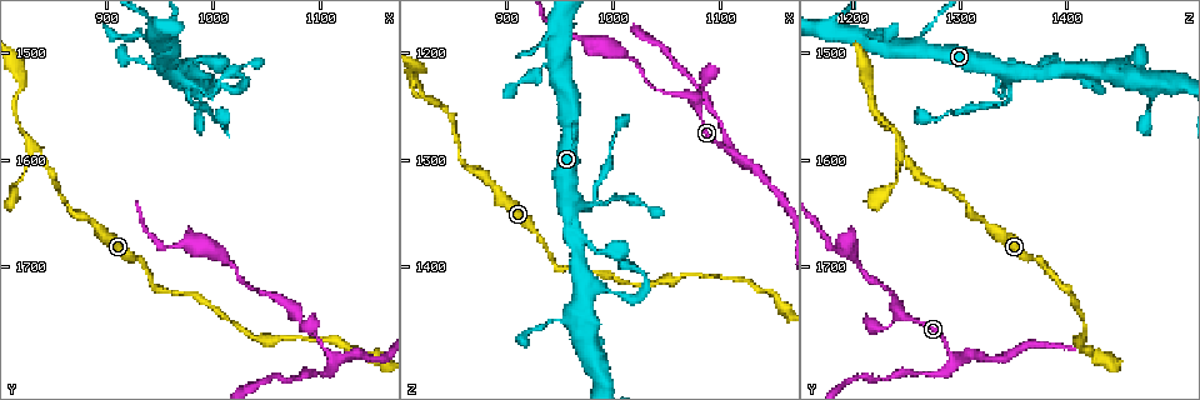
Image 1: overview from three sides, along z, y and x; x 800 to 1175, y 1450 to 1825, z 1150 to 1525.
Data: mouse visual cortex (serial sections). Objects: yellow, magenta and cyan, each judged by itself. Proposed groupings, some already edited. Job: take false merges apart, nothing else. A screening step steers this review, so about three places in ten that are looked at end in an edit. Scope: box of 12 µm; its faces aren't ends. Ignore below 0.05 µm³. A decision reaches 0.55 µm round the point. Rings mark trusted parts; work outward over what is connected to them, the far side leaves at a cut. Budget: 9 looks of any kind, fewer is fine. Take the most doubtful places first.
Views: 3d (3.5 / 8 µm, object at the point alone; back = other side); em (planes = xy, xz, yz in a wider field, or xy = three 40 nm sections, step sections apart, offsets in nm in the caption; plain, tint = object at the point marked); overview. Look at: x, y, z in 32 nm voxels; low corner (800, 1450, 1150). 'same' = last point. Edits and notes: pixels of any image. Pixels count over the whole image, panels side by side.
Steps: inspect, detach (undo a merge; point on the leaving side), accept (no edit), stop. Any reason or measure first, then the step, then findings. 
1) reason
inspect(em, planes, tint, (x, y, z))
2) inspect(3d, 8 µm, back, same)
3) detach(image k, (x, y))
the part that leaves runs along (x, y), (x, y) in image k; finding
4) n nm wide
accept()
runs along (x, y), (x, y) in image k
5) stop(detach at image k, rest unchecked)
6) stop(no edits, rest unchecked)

abrupt turn
inspect(3d, 8 µm, (976, 1536, 1348))

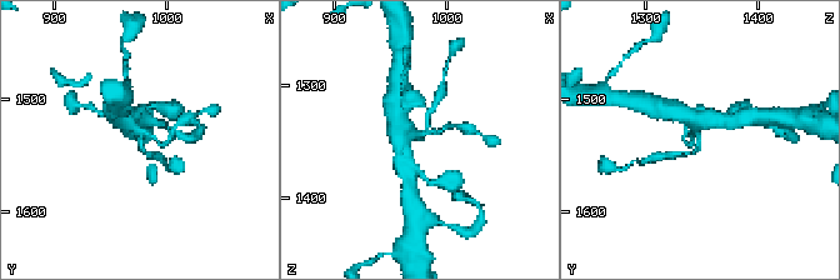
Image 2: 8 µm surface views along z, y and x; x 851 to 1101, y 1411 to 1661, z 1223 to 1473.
3 arms; arms of 150, 150, 500 nm
inspect(em, xy, step 3, tint, (976, 1532, 1346))

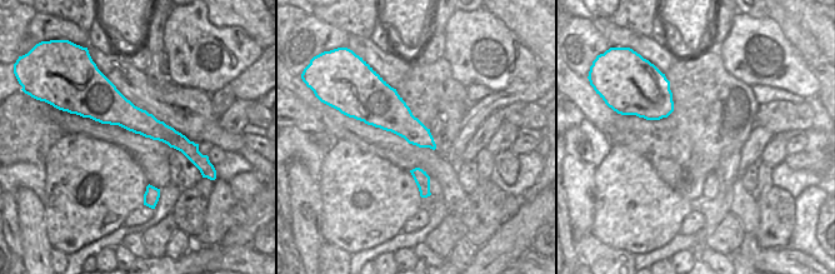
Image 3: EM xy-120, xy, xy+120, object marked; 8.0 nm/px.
260 nm wide
accept()
runs along (79, 110), (119, 110), (196, 159) in image 3; continuous, no second cell

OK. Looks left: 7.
branch point
inspect(3d, 3.5 µm, (836, 1588, 1246))

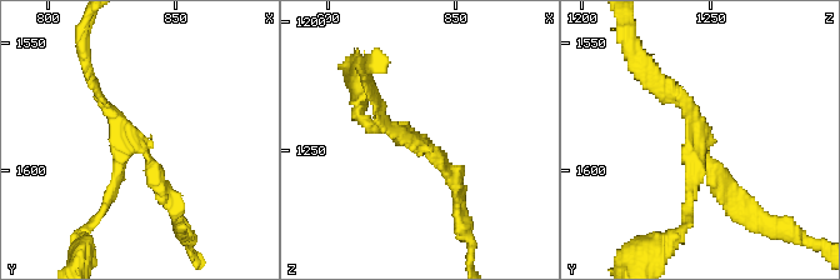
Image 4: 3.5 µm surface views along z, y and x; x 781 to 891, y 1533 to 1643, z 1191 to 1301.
shape alone is not enough
inspect(em, xy, step 5, tint, (835, 1590, 1248))

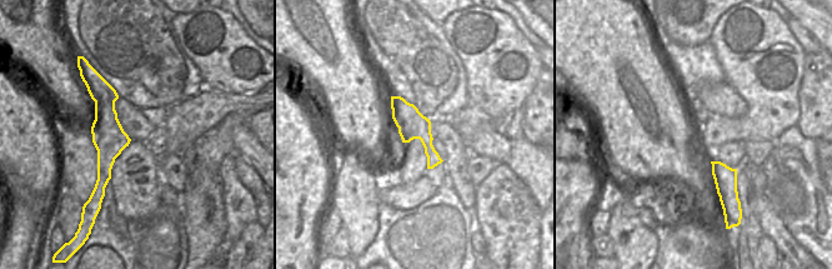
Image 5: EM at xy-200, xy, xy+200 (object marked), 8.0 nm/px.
accept()
runs along (101, 83), (103, 183) in image 5; all the same cell

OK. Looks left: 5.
thick turns thin
inspect(3d, 3.5 µm, back, (1110, 1786, 1294))

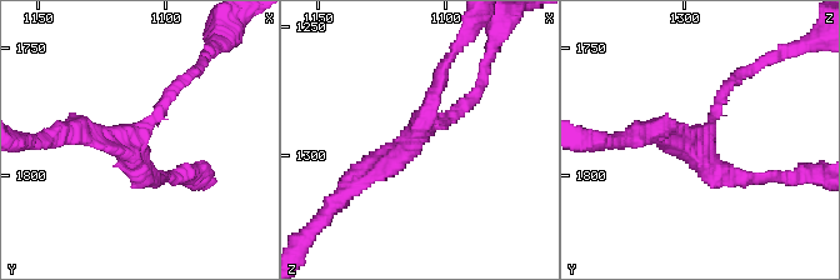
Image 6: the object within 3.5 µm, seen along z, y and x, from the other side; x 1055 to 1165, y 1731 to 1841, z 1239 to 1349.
3 arms; arms of 150, 200, 250 nm; now the EM
inspect(em, planes, tint, (1111, 1787, 1292))

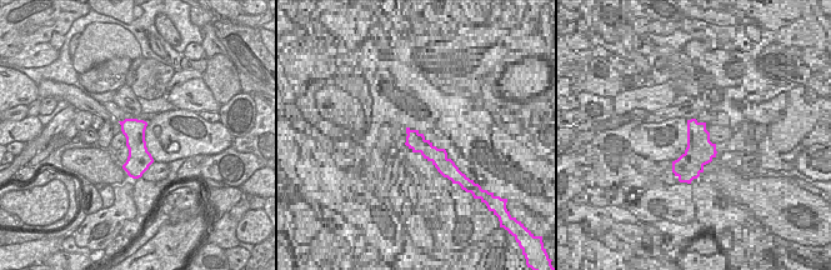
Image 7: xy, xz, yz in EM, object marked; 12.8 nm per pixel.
accept()
runs along (183, 80), (133, 153), (159, 176) in image 6; one cell here

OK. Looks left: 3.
thick turns thin
inspect(3d, 3.5 µm, (1054, 1726, 1238))

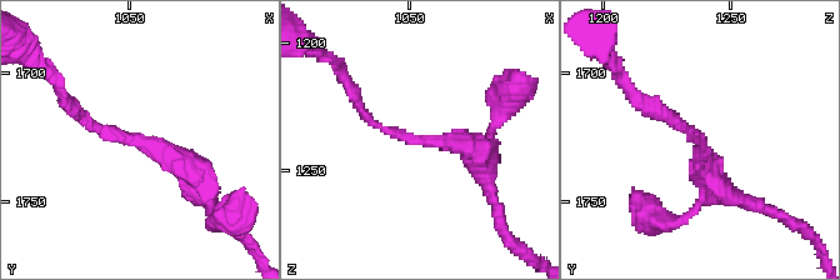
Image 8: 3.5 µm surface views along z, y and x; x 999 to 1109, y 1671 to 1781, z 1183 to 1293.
inspect(em, planes, tint, (1054, 1727, 1238))

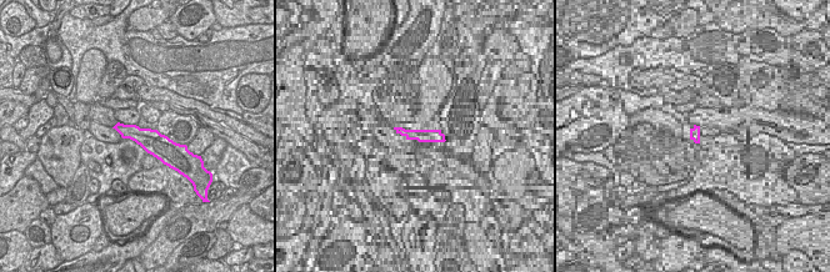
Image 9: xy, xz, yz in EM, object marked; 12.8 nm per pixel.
arms of 100, 350 nm
accept()
runs along (201, 188), (163, 149), (75, 115) in image 8; continuous, no second cell

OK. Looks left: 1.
stop(no edits, rest unchecked)

